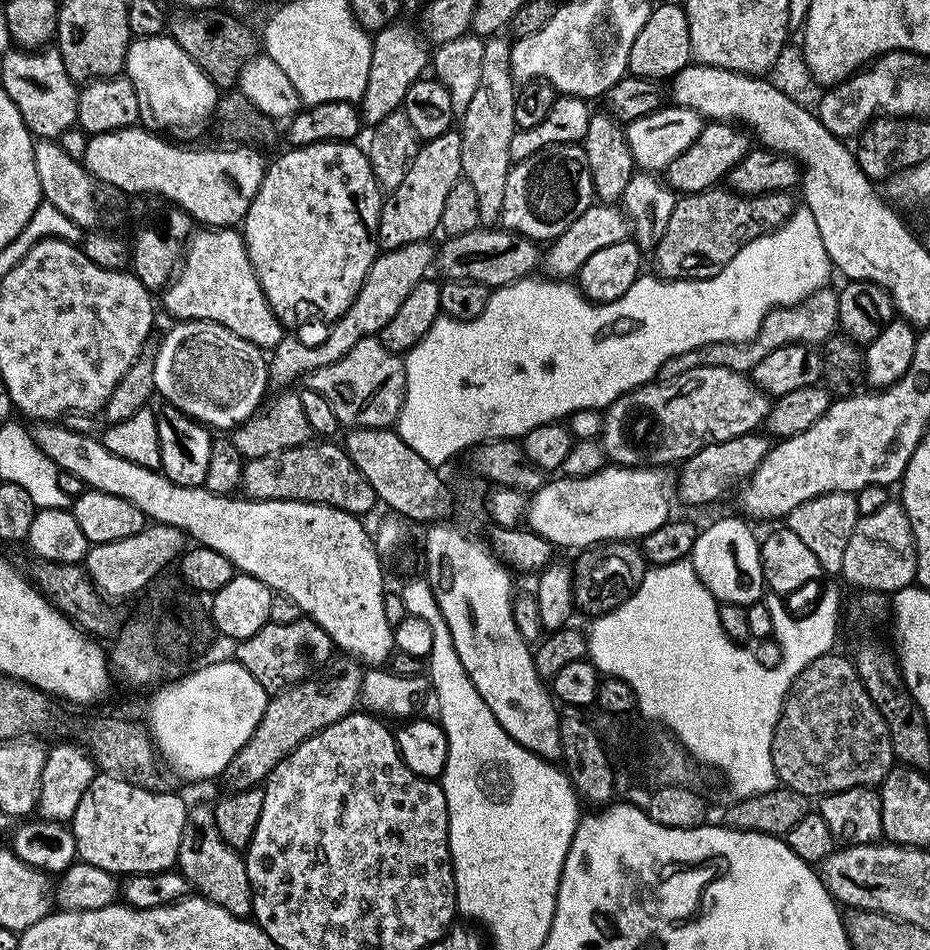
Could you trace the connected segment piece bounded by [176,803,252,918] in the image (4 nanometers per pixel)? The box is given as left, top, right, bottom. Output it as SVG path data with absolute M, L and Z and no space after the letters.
M193 803L189 807L176 864L189 885L204 899L214 902L214 906L222 906L222 910L235 916L251 917L252 887L246 874L243 855L224 841L222 834L218 832L218 822L214 820L209 805Z

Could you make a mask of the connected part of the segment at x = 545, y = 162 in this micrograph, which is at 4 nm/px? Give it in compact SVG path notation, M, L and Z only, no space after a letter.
M555 144L512 165L506 178L506 195L502 201L499 223L509 232L517 232L537 242L551 242L557 240L562 230L570 226L570 222L575 222L579 216L586 214L586 210L594 202L595 194L590 166L583 147L580 144Z

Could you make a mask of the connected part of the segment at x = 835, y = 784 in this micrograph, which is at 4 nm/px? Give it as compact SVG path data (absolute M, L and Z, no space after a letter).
M836 655L814 658L814 662L798 674L784 700L772 739L772 761L777 781L783 787L809 798L829 796L838 790L878 786L894 767L890 730L882 714L878 714L878 706L874 706L870 694L866 694L866 686L862 686L858 678L855 663L849 657L847 660Z

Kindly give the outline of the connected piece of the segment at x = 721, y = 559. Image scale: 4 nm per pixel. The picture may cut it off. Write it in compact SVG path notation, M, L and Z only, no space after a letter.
M724 516L721 520L714 521L705 532L703 529L697 535L692 547L690 557L692 569L698 574L698 578L706 586L706 590L710 590L710 594L720 604L743 604L745 606L755 604L766 592L762 562L760 561L760 540L752 533L751 526L747 524L749 521L744 520L739 520L736 516Z

